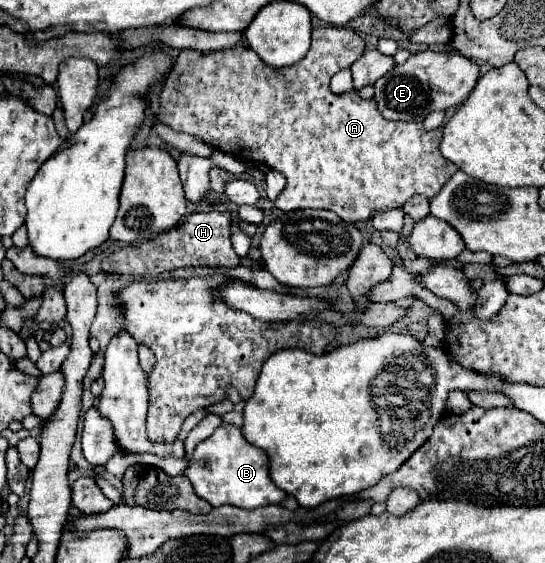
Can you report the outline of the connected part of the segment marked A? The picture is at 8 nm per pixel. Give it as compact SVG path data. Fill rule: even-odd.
M338 26L314 28L308 54L288 68L268 68L248 46L234 46L208 54L182 50L162 86L158 120L246 164L262 162L282 172L288 178L288 186L274 204L284 212L302 208L332 210L344 222L360 222L372 218L378 210L402 208L412 196L434 198L444 182L458 170L452 162L444 160L438 150L444 128L438 126L428 132L422 122L388 122L380 116L374 100L364 100L358 92L330 92L330 78L350 68L362 52L364 40L350 28Z

